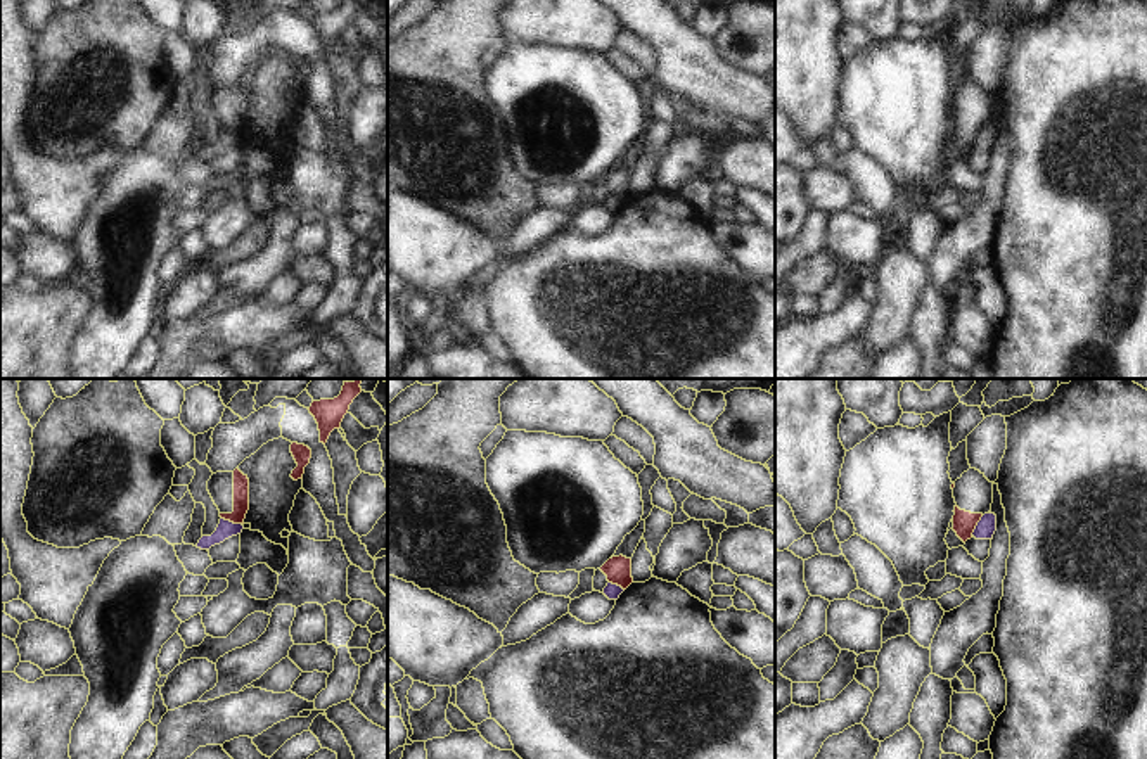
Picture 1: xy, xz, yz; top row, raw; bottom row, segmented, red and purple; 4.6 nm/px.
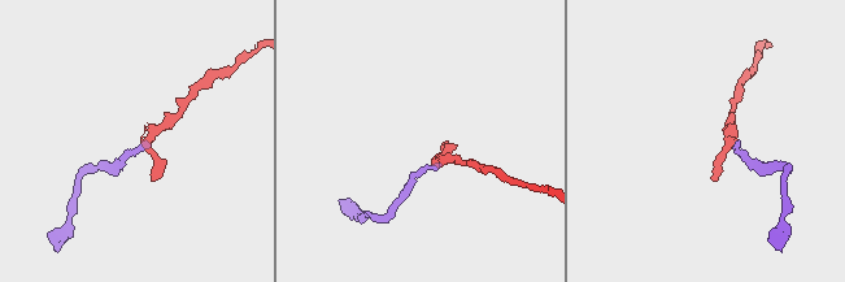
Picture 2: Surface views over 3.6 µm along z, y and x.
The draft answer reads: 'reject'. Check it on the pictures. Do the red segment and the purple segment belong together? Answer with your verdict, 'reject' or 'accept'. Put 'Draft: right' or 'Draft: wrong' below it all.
reject
Draft: right

